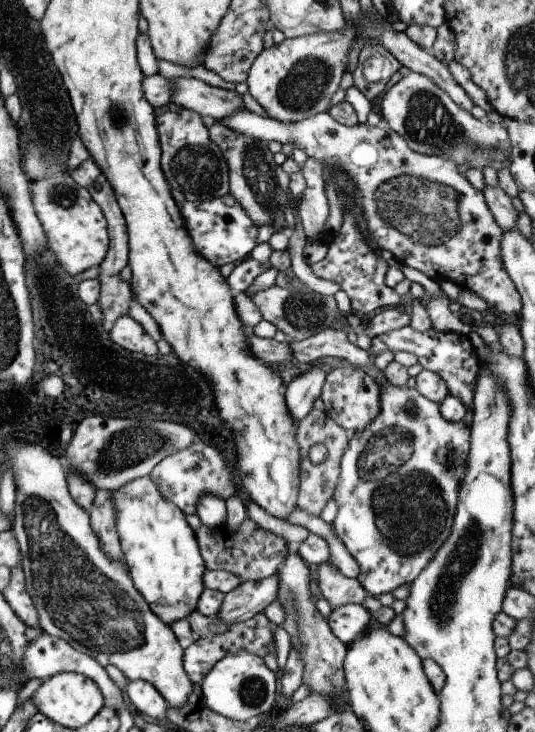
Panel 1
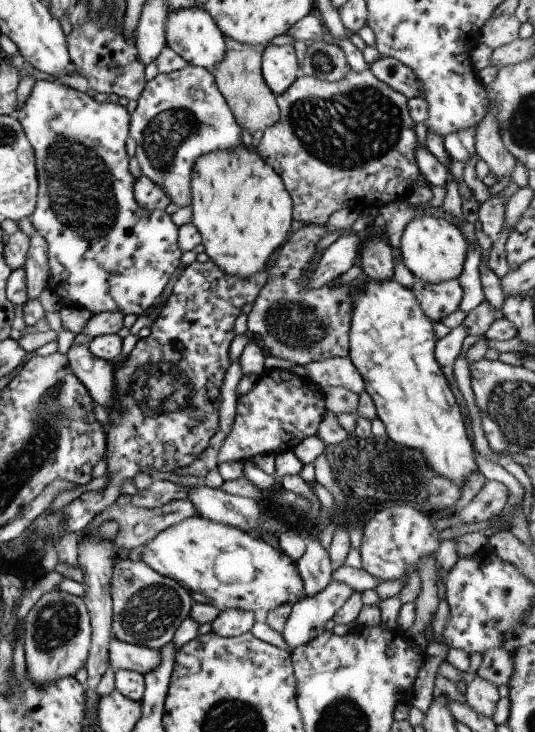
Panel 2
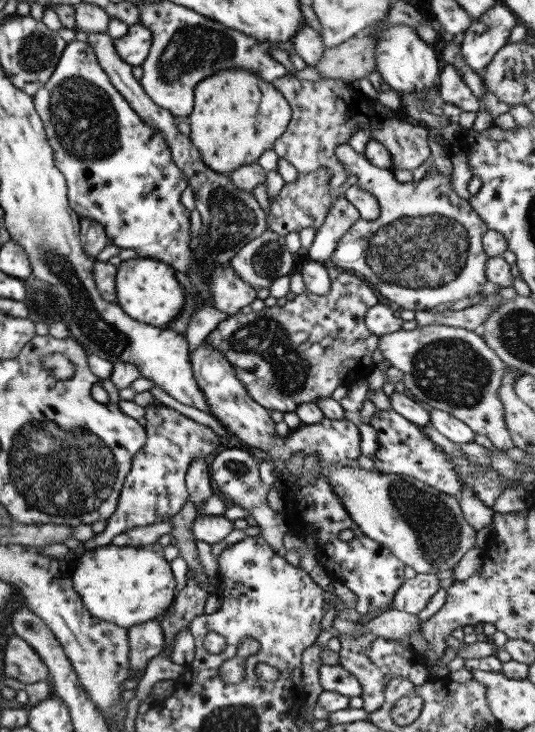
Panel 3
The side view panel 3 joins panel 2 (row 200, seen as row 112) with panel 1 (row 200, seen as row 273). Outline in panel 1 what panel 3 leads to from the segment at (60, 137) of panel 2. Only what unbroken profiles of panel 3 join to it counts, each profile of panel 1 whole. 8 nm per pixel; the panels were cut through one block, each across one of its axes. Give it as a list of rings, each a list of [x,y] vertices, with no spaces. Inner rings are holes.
[[[230,194],[204,202],[184,200],[179,204],[179,208],[195,250],[216,268],[222,268],[224,264],[232,264],[244,256],[250,256],[250,252],[257,245],[259,228],[246,214],[244,206],[233,200]]]

